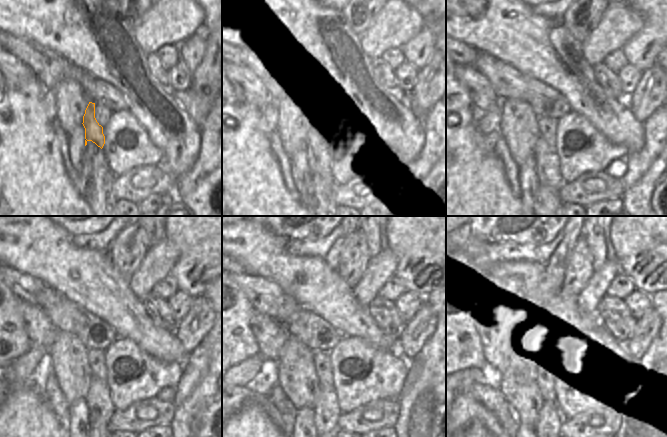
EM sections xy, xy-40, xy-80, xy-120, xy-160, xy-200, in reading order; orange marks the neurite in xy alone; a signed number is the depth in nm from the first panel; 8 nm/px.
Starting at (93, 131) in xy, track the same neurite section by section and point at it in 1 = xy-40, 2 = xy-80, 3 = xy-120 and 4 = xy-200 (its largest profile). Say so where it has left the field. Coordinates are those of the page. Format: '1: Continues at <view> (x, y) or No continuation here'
1: Continues at xy-40 (319, 159)
2: Continues at xy-80 (546, 161)
3: Continues at xy-120 (98, 398)
4: Continues at xy-200 (551, 418).

